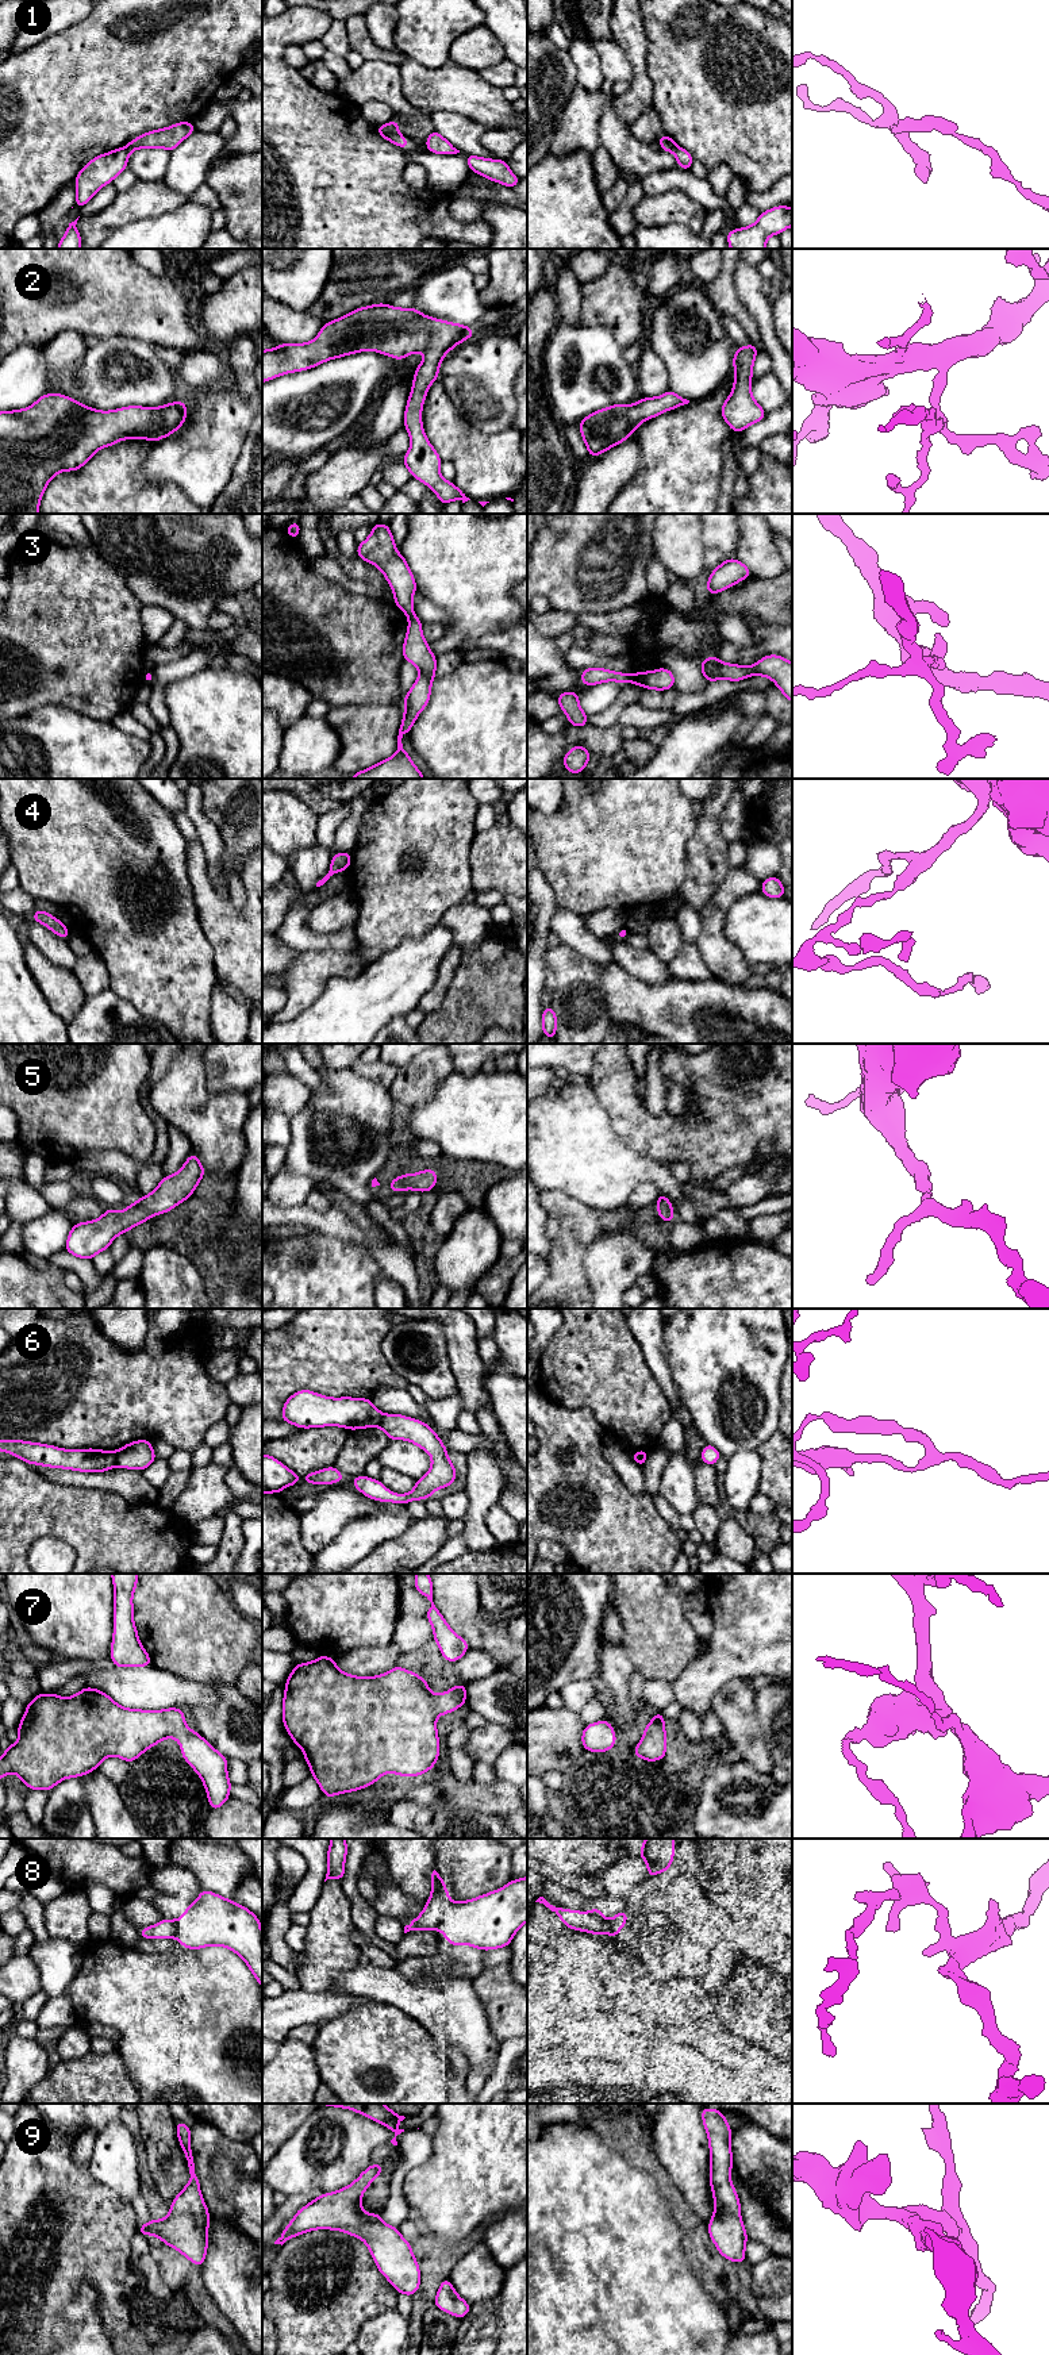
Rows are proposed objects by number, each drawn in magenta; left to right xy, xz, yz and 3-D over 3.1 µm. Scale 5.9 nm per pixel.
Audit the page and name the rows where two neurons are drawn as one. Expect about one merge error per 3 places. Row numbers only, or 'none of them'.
1, 3, 6, 8

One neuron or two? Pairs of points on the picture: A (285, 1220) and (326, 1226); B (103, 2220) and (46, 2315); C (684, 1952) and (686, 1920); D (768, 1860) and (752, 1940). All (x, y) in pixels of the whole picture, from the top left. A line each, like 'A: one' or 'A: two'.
A: one
B: one
C: two
D: one

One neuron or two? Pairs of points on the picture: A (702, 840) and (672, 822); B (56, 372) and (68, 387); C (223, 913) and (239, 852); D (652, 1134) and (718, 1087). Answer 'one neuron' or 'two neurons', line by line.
A: two neurons
B: two neurons
C: two neurons
D: one neuron

